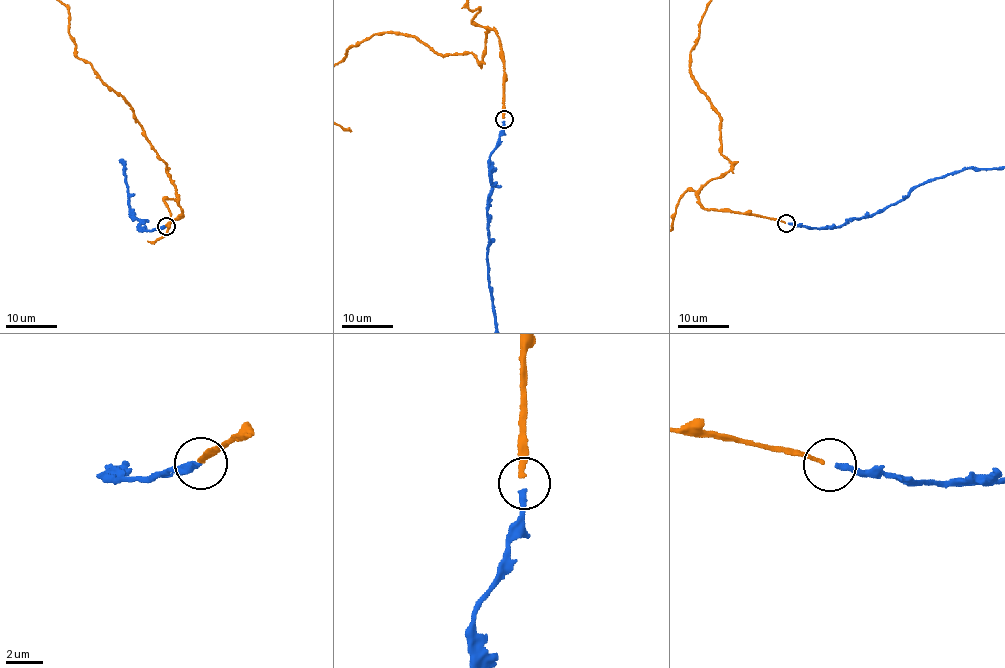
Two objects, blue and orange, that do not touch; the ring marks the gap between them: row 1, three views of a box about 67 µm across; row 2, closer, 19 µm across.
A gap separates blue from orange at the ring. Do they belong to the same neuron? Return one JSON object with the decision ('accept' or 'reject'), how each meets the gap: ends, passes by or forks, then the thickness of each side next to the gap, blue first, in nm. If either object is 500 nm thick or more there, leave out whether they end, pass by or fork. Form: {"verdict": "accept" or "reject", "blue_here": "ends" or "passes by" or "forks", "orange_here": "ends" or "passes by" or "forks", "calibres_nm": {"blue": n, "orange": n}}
{"verdict": "accept", "blue_here": "ends", "orange_here": "ends", "calibres_nm": {"blue": 280, "orange": 220}}

